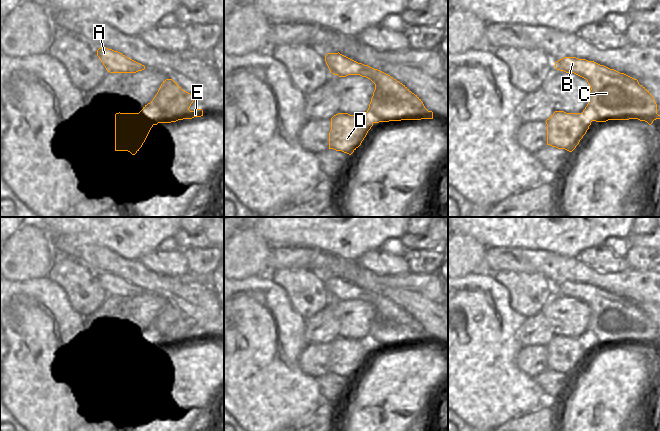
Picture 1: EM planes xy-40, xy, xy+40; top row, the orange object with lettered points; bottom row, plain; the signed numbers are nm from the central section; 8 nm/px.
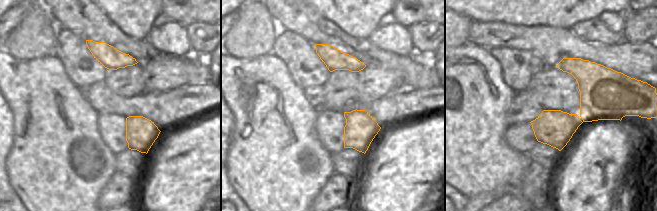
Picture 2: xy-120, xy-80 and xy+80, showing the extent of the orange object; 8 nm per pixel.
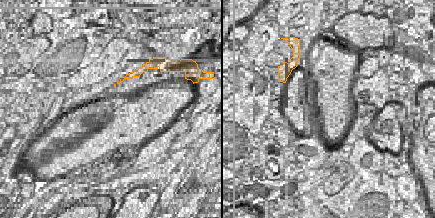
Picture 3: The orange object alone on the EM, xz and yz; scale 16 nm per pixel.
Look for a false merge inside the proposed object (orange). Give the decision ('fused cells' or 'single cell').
fused cells

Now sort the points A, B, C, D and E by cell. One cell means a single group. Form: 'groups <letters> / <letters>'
groups A B C E / D

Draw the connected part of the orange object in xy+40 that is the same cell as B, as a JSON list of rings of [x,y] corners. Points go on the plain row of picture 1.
[[[576,281],[556,285],[555,292],[587,304],[591,312],[589,326],[578,338],[584,339],[590,347],[638,343],[651,349],[654,344],[660,343],[653,320],[637,303]]]

